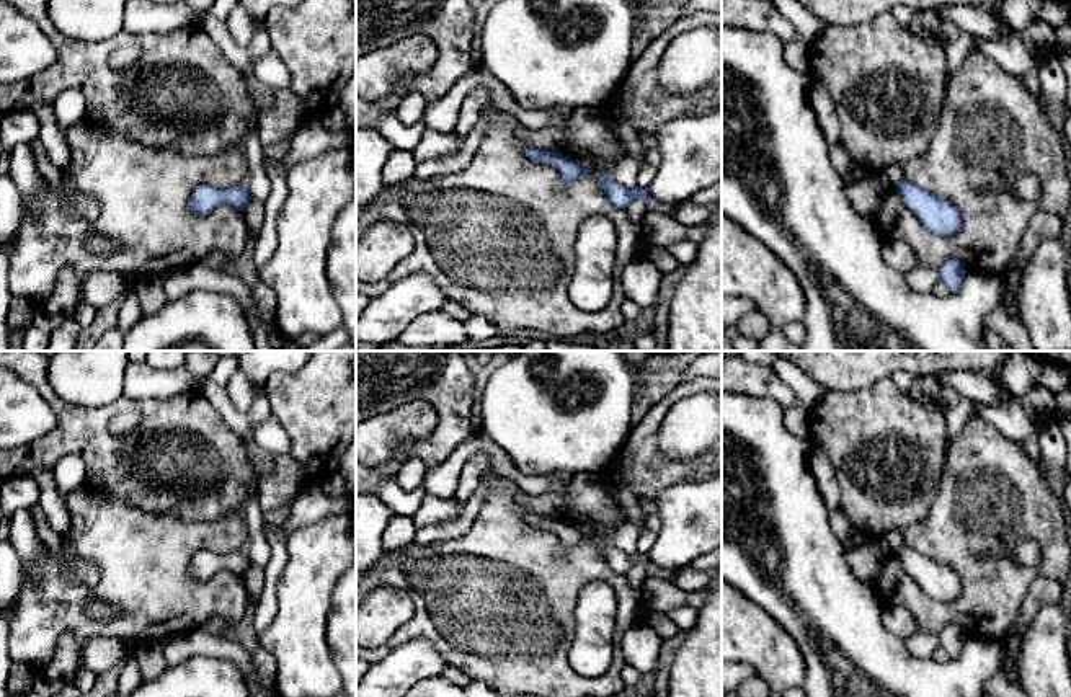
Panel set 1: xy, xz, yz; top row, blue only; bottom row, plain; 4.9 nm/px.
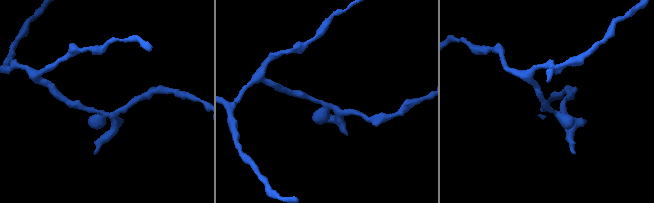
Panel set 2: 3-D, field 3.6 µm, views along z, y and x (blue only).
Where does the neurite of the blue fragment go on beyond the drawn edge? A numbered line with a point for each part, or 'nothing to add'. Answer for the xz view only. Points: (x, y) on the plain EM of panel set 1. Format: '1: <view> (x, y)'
nothing to add

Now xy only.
nothing to add

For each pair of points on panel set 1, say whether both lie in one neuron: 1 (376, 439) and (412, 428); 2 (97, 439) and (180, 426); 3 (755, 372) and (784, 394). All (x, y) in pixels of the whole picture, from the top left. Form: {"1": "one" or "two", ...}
{"1": "one", "2": "one", "3": "one"}

